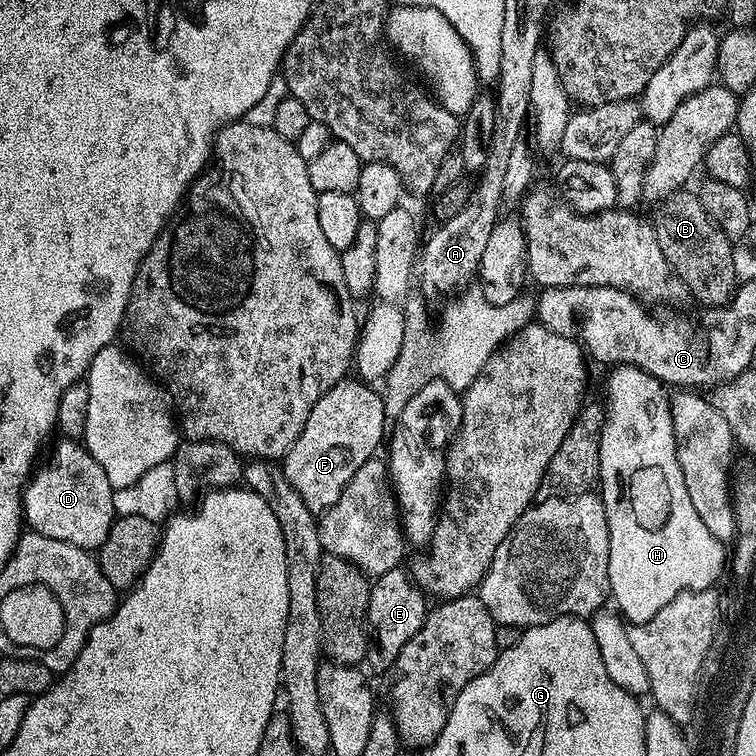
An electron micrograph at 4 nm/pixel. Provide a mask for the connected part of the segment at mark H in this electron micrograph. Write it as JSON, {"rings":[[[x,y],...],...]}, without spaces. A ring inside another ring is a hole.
{"rings":[[[632,364],[613,367],[611,372],[612,378],[608,382],[609,400],[606,400],[604,429],[600,439],[600,479],[598,481],[598,495],[606,510],[606,522],[608,523],[608,534],[610,536],[610,558],[608,559],[608,573],[610,574],[610,586],[612,587],[610,596],[614,604],[616,600],[617,606],[615,605],[615,607],[619,609],[623,619],[629,625],[645,624],[652,617],[652,612],[656,612],[656,608],[660,608],[660,604],[664,604],[664,600],[668,600],[668,596],[672,596],[672,592],[676,592],[676,588],[685,586],[700,588],[700,584],[708,584],[708,580],[713,581],[712,576],[721,576],[725,571],[726,562],[720,558],[720,551],[722,551],[720,540],[714,538],[714,534],[710,534],[710,530],[706,530],[702,518],[698,518],[698,512],[694,510],[694,505],[690,502],[690,494],[686,494],[686,482],[682,478],[682,466],[678,466],[669,389],[661,384],[658,378],[654,378]]]}

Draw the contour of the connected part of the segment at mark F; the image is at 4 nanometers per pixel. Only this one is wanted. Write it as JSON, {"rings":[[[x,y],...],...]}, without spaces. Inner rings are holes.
{"rings":[[[358,378],[339,380],[310,410],[302,434],[282,458],[282,467],[290,486],[298,490],[302,502],[314,513],[322,514],[342,494],[354,474],[367,460],[377,455],[376,447],[386,440],[384,398],[375,387]]]}

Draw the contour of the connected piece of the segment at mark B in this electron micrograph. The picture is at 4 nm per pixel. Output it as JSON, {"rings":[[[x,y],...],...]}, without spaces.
{"rings":[[[680,189],[672,192],[657,205],[652,225],[658,234],[658,246],[662,246],[662,254],[666,254],[666,262],[678,274],[685,289],[692,292],[706,308],[724,307],[735,296],[738,277],[734,270],[733,243],[728,235],[712,221],[697,193]]]}

